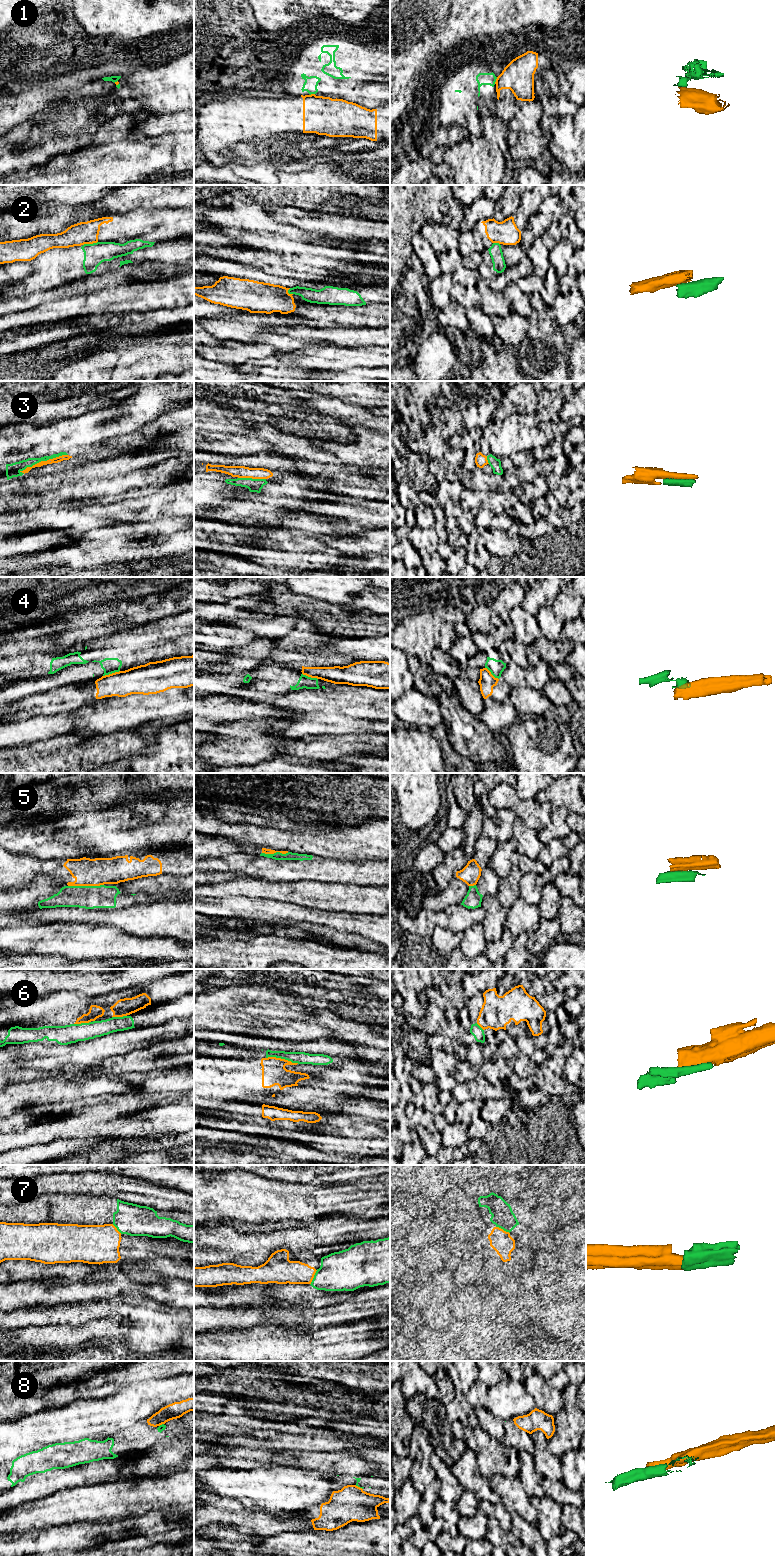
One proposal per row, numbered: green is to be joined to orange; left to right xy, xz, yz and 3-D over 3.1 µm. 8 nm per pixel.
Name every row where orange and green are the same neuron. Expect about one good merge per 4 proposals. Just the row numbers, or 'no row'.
3, 7

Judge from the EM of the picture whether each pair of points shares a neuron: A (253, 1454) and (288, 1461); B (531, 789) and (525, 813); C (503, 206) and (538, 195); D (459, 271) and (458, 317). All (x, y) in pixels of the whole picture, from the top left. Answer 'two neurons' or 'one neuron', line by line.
A: one neuron
B: two neurons
C: two neurons
D: two neurons

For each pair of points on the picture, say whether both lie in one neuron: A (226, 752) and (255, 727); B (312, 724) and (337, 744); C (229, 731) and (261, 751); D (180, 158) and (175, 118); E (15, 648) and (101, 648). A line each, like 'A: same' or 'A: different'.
A: same
B: different
C: same
D: different
E: different

